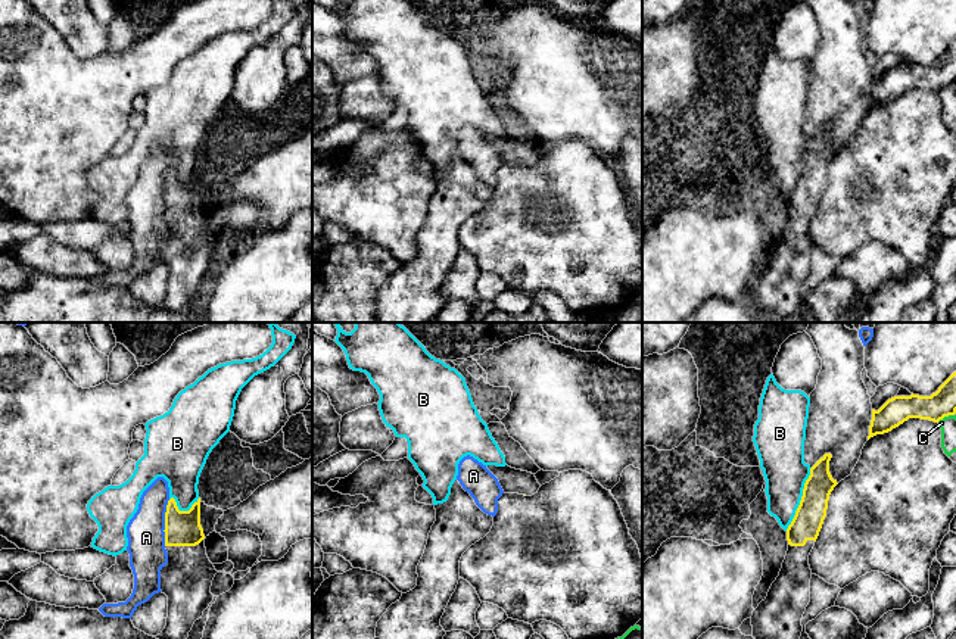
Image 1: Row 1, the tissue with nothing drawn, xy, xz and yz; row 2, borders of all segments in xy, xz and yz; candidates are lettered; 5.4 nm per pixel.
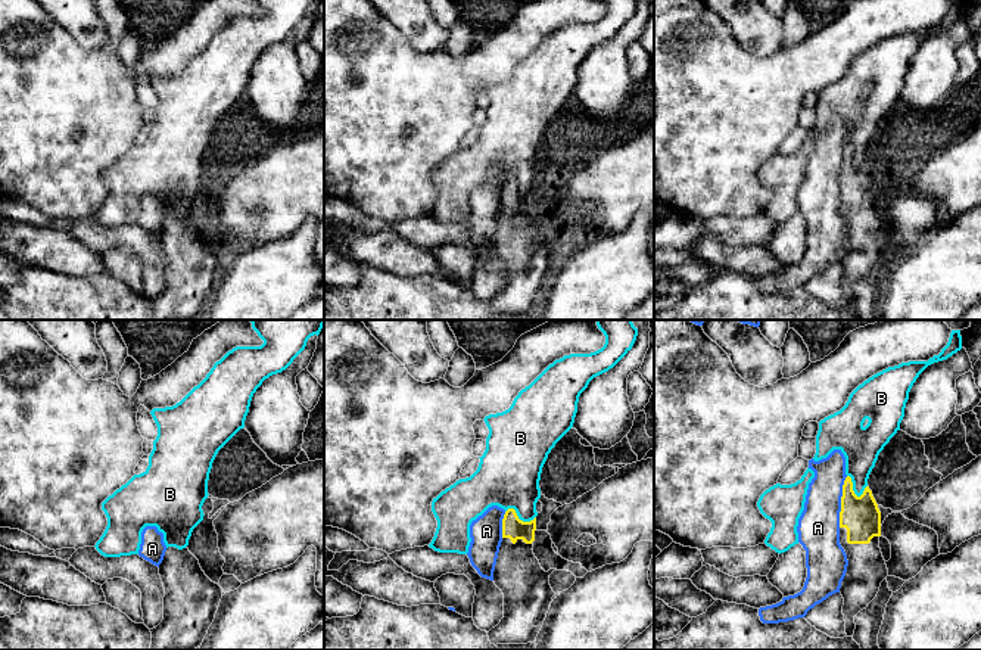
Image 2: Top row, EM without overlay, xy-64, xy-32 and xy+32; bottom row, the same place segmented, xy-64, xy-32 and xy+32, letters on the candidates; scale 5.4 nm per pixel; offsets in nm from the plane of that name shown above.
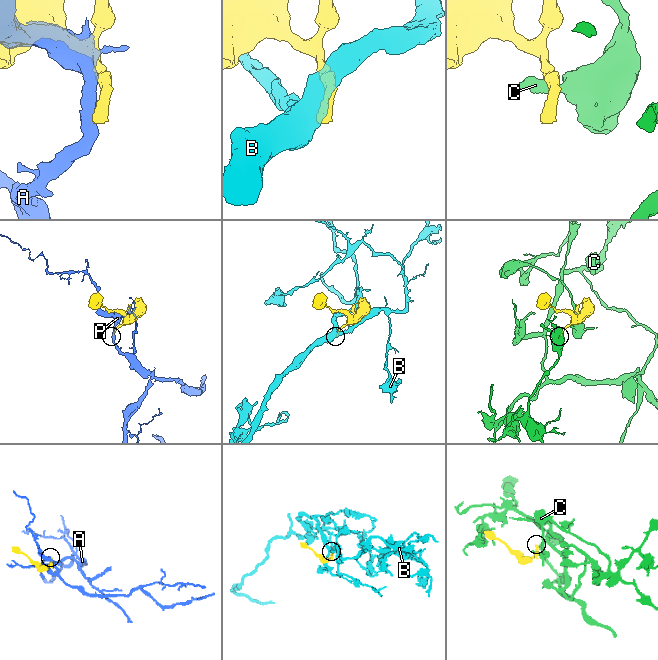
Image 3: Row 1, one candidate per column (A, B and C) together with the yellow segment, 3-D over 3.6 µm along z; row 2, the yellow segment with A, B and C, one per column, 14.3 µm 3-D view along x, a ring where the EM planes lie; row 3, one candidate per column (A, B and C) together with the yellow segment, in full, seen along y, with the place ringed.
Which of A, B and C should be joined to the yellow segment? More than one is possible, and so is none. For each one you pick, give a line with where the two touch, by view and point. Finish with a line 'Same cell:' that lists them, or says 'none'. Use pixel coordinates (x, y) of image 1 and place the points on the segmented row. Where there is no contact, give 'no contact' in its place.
Same cell: none

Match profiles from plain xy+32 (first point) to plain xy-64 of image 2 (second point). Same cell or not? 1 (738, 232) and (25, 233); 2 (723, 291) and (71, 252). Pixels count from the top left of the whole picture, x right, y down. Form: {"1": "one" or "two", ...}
{"1": "two", "2": "two"}

